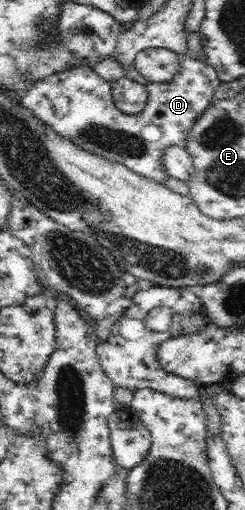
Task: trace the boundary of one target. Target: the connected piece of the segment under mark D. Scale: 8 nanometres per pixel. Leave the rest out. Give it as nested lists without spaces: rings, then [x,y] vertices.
[[[189,52],[180,56],[179,72],[169,82],[144,81],[144,83],[147,87],[148,100],[145,108],[137,114],[123,114],[115,106],[111,96],[110,82],[104,81],[93,68],[85,65],[39,79],[22,93],[19,102],[31,109],[37,118],[47,123],[59,136],[71,139],[71,142],[79,149],[87,150],[103,159],[121,162],[136,174],[164,185],[169,177],[162,161],[164,150],[171,145],[185,144],[188,132],[191,132],[195,121],[206,111],[211,100],[214,100],[215,91],[222,83],[215,68],[206,61],[195,59]]]

